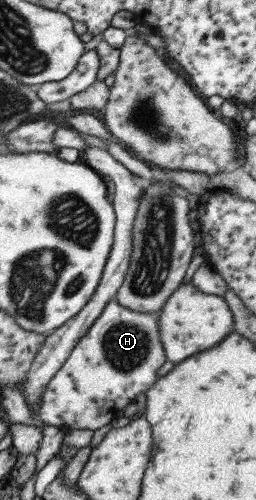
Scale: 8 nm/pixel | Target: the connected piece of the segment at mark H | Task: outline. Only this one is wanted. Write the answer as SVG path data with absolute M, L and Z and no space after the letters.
M115 299L106 303L100 315L80 338L64 364L45 385L37 415L41 423L73 429L98 429L123 414L124 408L135 402L136 395L158 379L157 370L166 361L159 339L157 313L130 311Z

